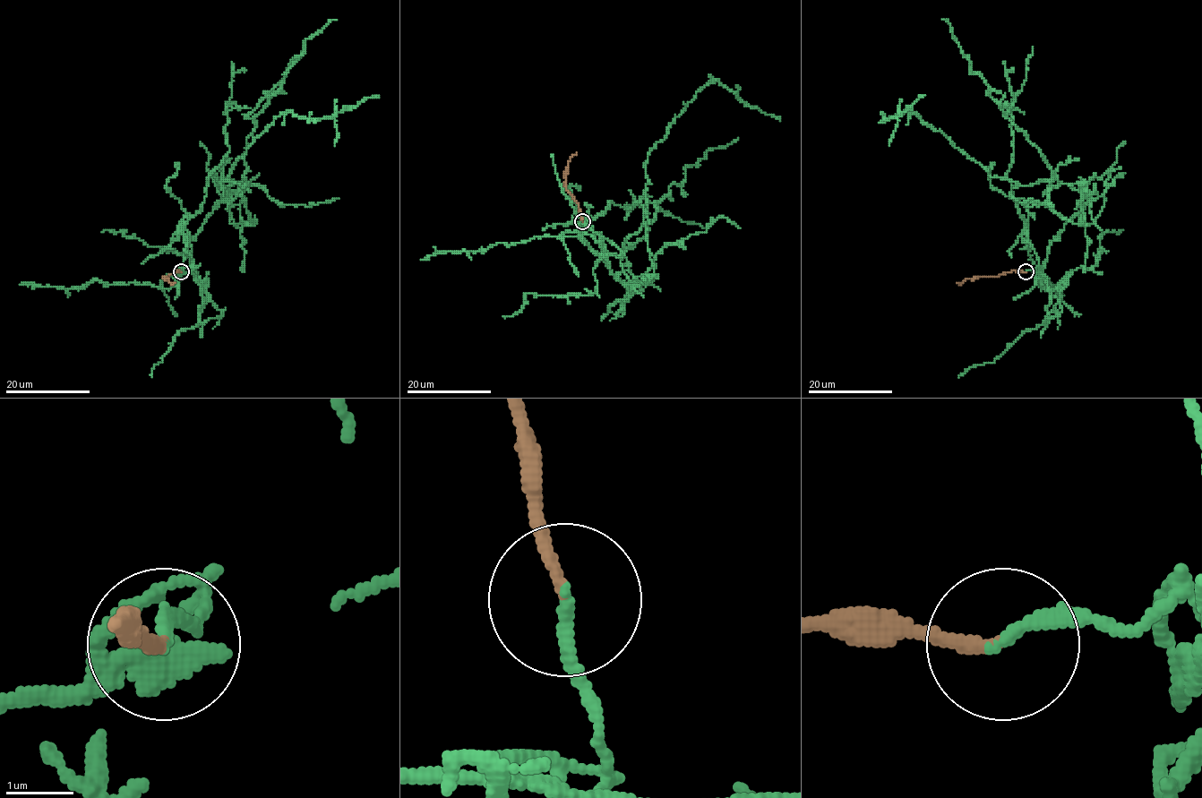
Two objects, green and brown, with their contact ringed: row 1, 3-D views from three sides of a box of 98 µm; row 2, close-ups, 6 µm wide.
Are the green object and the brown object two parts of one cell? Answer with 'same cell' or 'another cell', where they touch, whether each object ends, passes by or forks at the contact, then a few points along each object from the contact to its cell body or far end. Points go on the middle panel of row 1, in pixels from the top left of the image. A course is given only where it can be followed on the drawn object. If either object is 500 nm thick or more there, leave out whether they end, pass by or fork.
another cell; at (582, 221); green ends there; brown ends there; green runs (582, 221), (585, 244), (631, 287), (621, 256), (648, 221), (647, 155), (695, 94), (717, 81), (779, 120); brown runs (582, 221), (579, 204), (565, 186), (567, 165), (576, 151)

